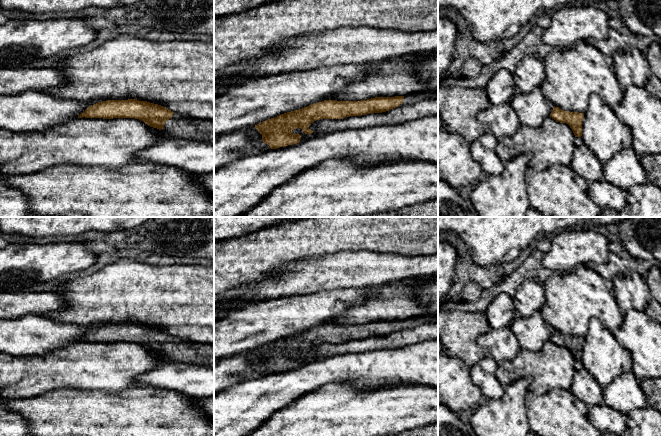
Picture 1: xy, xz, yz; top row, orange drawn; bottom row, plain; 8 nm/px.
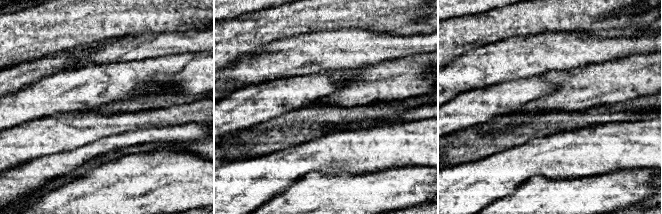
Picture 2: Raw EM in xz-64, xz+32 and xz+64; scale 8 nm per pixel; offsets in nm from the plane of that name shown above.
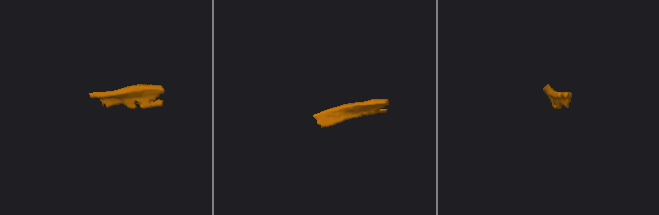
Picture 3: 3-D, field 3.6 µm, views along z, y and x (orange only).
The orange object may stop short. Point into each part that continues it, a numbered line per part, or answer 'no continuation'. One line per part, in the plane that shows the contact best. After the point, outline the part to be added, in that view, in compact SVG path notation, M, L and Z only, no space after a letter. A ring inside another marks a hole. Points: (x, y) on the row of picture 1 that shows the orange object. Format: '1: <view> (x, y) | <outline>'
1: xy (183, 127) | M174 113L164 124L168 138L193 139L214 144L214 120L193 119Z
2: xz (252, 131) | M254 126L249 127L248 134L253 140L256 141L256 146L258 146L264 150L266 150L267 148L270 147L268 144L265 144L262 141L262 135Z

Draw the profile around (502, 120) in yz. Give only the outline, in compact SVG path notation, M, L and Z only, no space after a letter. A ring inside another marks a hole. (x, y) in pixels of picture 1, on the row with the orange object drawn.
M510 103L490 104L477 115L477 119L498 139L512 136L520 125L519 118Z

